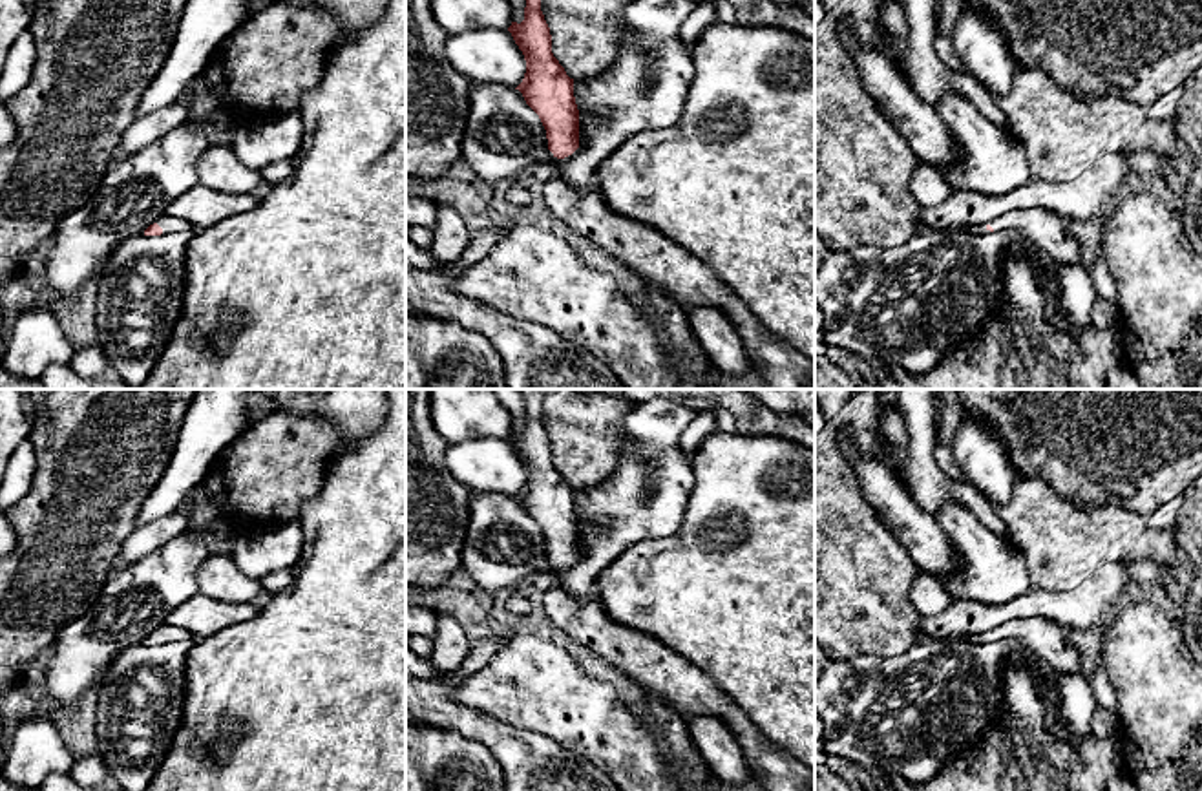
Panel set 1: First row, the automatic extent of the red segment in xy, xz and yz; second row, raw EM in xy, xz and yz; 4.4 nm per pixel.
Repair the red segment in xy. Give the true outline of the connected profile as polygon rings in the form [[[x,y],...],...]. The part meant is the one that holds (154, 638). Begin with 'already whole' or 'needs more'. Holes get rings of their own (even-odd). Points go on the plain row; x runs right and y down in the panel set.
needs more | [[[164,623],[157,632],[150,634],[144,639],[144,645],[161,645],[168,641],[181,641],[185,639],[185,632],[174,625]]]

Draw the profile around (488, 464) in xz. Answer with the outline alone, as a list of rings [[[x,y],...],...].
[[[479,438],[448,446],[449,473],[473,493],[517,497],[526,482],[526,469],[508,438]]]

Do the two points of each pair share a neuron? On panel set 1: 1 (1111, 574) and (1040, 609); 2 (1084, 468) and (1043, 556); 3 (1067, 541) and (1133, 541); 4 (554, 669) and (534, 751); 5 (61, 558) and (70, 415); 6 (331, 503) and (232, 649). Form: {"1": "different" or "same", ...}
{"1": "same", "2": "different", "3": "same", "4": "different", "5": "same", "6": "same"}

